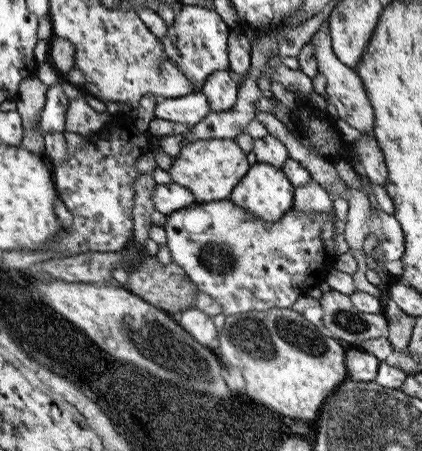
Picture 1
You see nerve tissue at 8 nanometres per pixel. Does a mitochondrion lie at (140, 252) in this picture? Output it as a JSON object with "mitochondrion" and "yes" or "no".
{"mitochondrion":"no"}

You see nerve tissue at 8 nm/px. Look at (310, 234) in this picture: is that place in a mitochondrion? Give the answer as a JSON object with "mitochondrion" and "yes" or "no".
{"mitochondrion":"no"}

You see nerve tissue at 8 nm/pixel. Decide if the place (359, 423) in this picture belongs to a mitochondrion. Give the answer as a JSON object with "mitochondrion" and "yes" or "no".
{"mitochondrion":"yes"}

